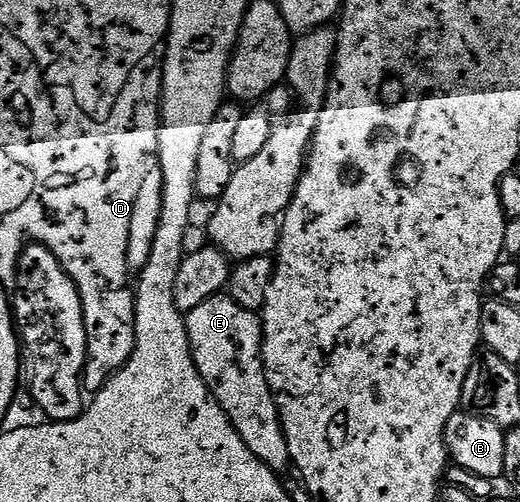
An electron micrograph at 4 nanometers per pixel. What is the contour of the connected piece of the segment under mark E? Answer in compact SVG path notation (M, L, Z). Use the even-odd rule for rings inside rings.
M219 294L195 307L186 314L185 320L191 344L191 357L195 360L197 371L215 396L215 402L223 408L225 415L231 420L231 426L235 428L237 435L241 435L245 447L249 447L249 451L253 451L253 455L271 469L282 471L283 468L288 468L291 465L289 447L283 434L283 425L279 422L279 408L275 405L275 396L264 371L263 327L260 316L241 307L231 297Z

